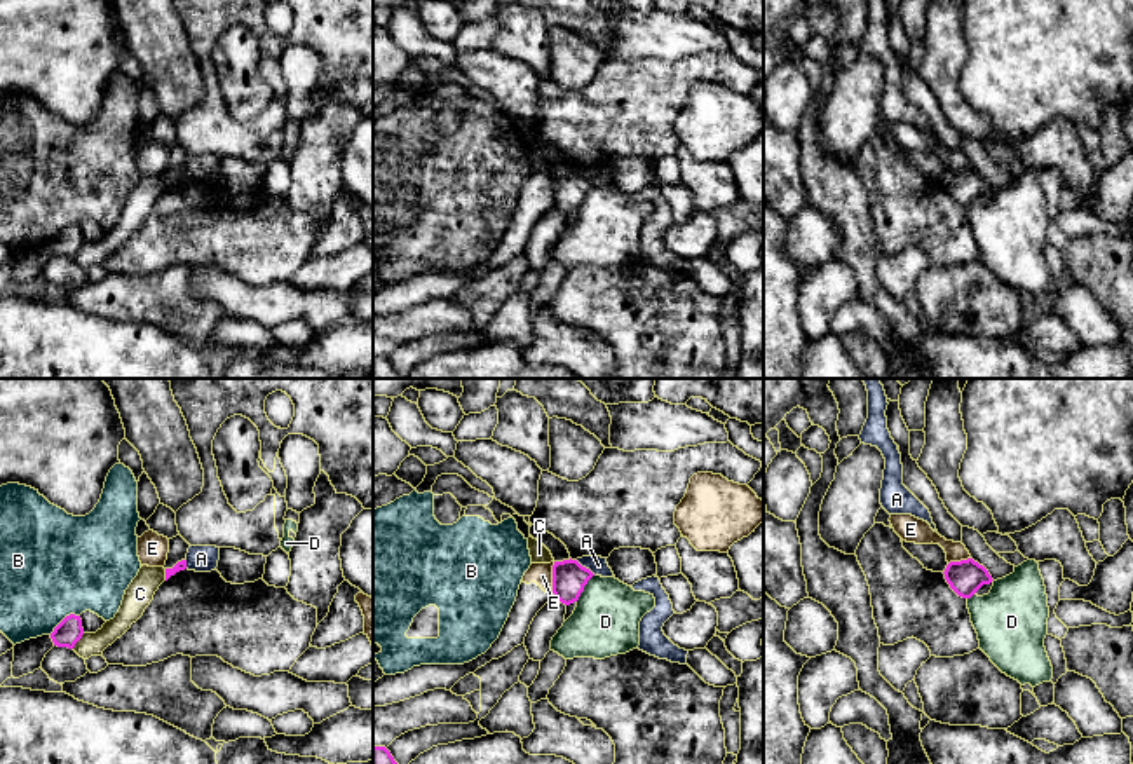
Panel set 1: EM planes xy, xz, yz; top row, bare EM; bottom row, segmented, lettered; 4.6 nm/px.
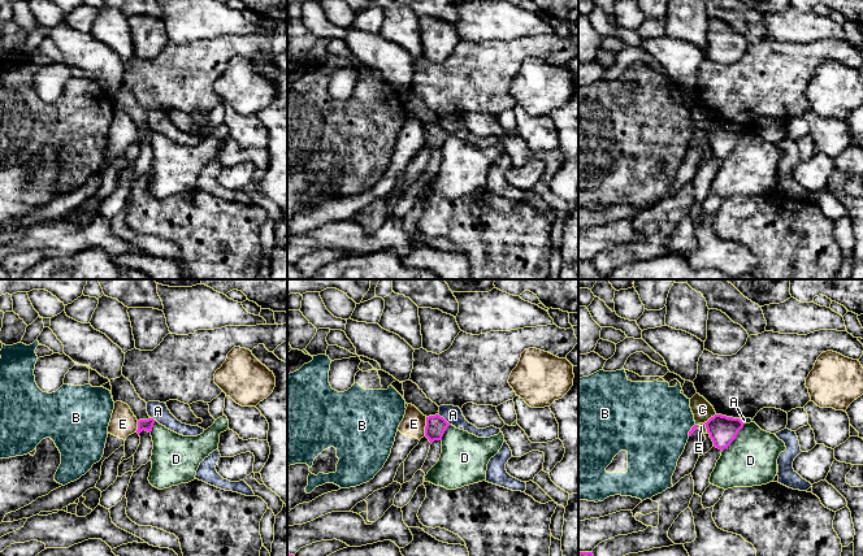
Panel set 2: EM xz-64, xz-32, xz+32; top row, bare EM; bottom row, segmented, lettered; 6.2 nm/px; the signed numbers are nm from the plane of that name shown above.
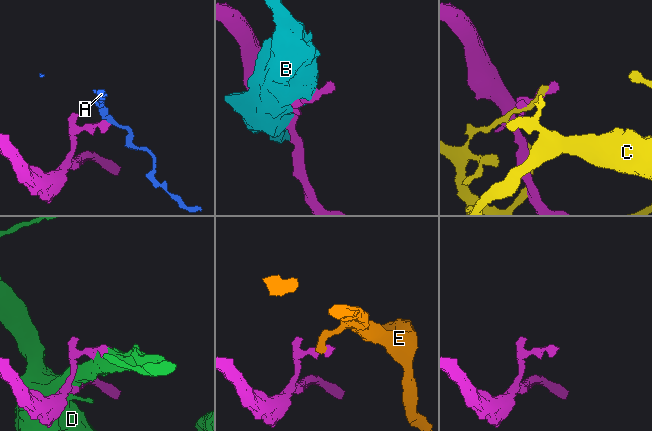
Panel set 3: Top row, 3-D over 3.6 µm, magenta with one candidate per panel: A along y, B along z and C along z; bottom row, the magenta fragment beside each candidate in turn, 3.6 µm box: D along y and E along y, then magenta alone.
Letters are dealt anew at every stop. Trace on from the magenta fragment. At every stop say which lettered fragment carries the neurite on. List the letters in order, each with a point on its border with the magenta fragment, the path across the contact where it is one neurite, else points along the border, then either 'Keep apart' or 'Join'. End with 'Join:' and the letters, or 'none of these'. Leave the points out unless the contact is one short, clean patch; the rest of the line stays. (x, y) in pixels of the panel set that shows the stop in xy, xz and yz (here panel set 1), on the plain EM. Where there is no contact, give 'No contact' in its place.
A: Touches magenta at xz (584, 177). Boundary: xz (576, 170), (595, 184). Keep apart
B: Touches magenta at xy (63, 229). Keep apart
C: Touches magenta at xy (79, 248). Keep apart
D: Touches magenta at xz (583, 197). Keep apart
E: Touches magenta at xz (553, 187). Boundary: xz (555, 171), (551, 201). Keep apart
Join: none of these

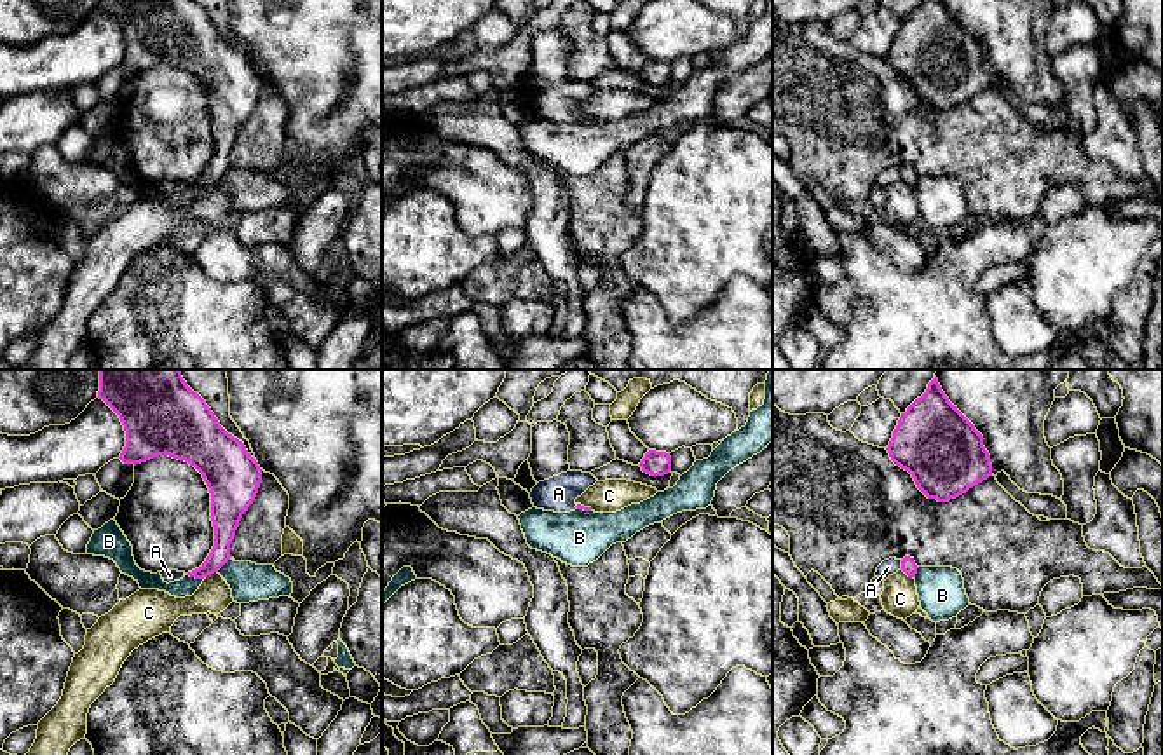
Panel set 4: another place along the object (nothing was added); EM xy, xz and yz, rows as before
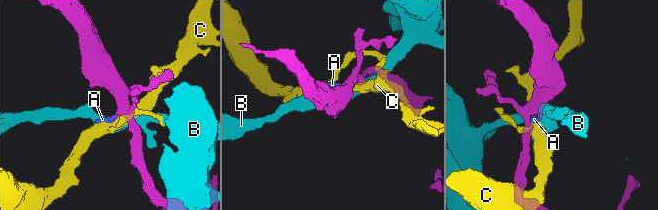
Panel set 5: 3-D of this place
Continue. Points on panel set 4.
A: Touches magenta at yz (902, 175). Path across: yz (909, 176), (902, 175), (888, 176). Join
B: Touches magenta at xy (196, 187). Keep apart
C: Touches magenta at xy (211, 182). Keep apart
Join: A

